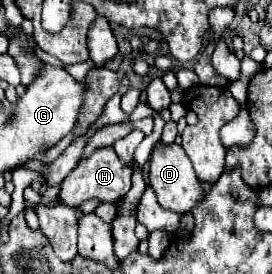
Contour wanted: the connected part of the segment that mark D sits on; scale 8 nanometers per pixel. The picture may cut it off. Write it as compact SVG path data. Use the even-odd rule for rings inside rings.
M159 142L155 146L155 150L149 158L149 186L155 190L159 204L177 214L189 212L199 200L199 180L195 176L191 160L183 152L183 148L177 144L165 146Z

